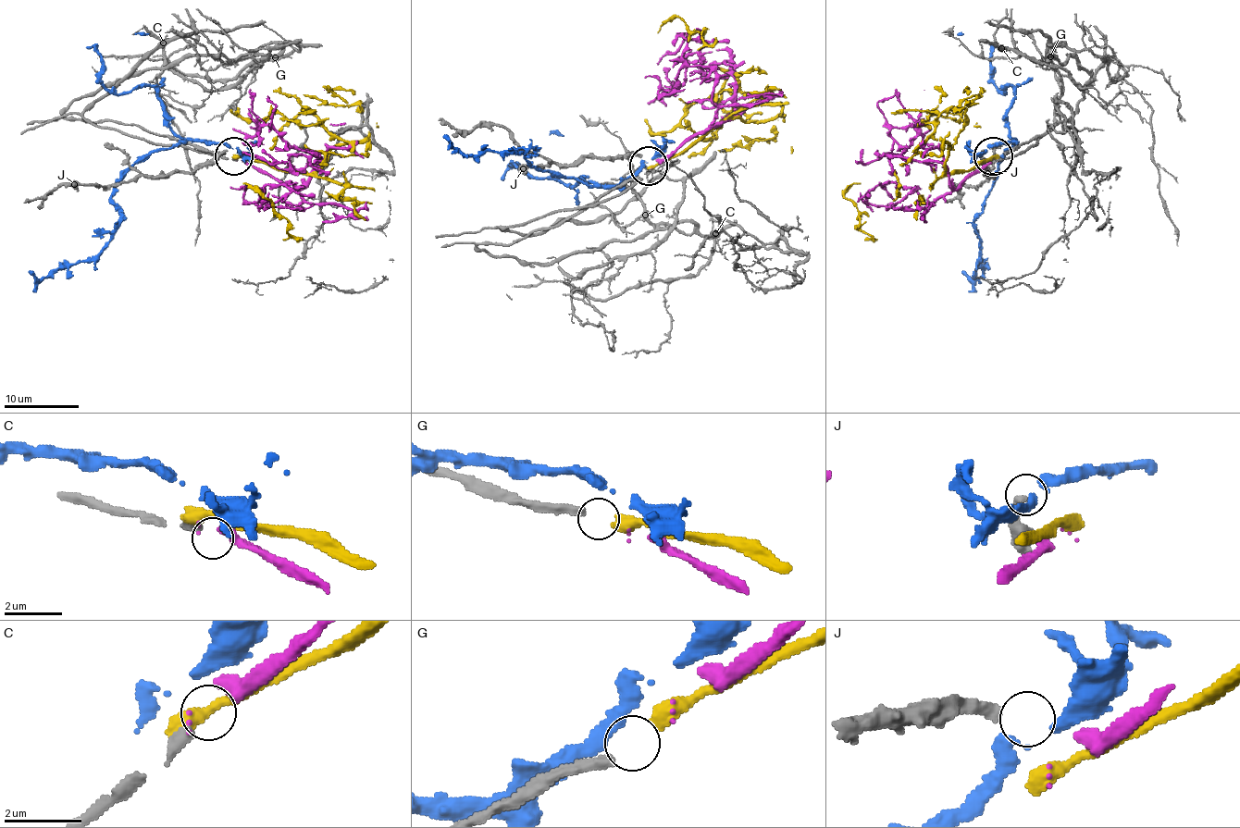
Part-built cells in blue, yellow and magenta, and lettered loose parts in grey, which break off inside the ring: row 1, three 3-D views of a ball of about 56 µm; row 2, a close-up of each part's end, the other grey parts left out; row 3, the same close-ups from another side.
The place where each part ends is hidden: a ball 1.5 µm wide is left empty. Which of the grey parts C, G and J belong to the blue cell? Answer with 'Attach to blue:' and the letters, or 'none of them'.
Attach to blue: none of them

